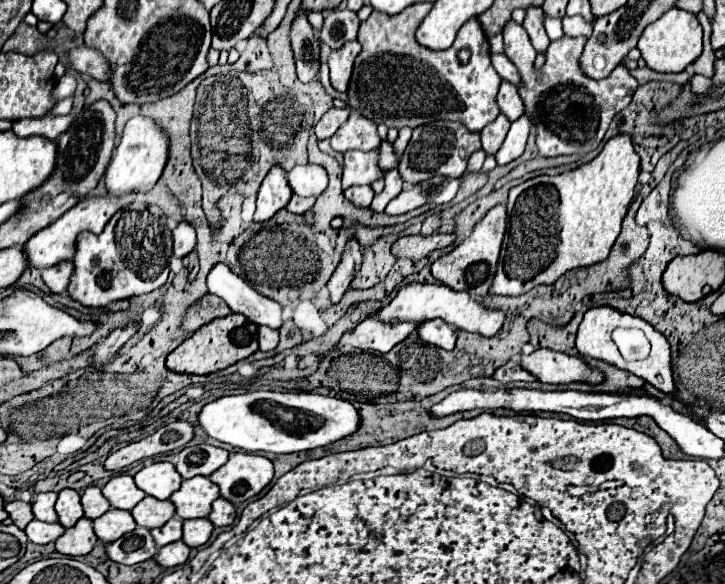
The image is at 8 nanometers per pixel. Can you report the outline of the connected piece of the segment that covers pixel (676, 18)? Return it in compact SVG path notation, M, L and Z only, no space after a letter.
M673 7L665 15L661 15L661 19L647 25L647 29L639 37L637 47L651 69L663 71L663 73L677 73L677 71L683 71L689 63L693 63L701 55L703 29L693 13Z

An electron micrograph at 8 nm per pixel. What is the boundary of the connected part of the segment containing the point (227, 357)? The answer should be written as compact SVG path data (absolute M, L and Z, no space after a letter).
M231 313L227 317L217 317L211 323L205 323L199 327L191 337L187 337L175 351L167 357L167 369L175 373L195 373L195 375L207 375L213 371L221 371L251 353L257 351L257 335L255 335L255 323L247 321L241 313Z

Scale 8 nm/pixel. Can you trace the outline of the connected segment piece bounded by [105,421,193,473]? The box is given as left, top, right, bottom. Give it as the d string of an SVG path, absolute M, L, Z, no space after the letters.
M185 421L169 423L141 441L127 443L125 447L111 451L109 457L105 459L105 469L119 473L125 467L129 467L131 463L141 461L145 457L163 455L163 453L183 449L191 441L191 437L193 437L193 427L189 423L185 423Z

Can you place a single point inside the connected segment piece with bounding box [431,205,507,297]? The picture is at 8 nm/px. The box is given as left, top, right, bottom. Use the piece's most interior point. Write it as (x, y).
(471, 266)

